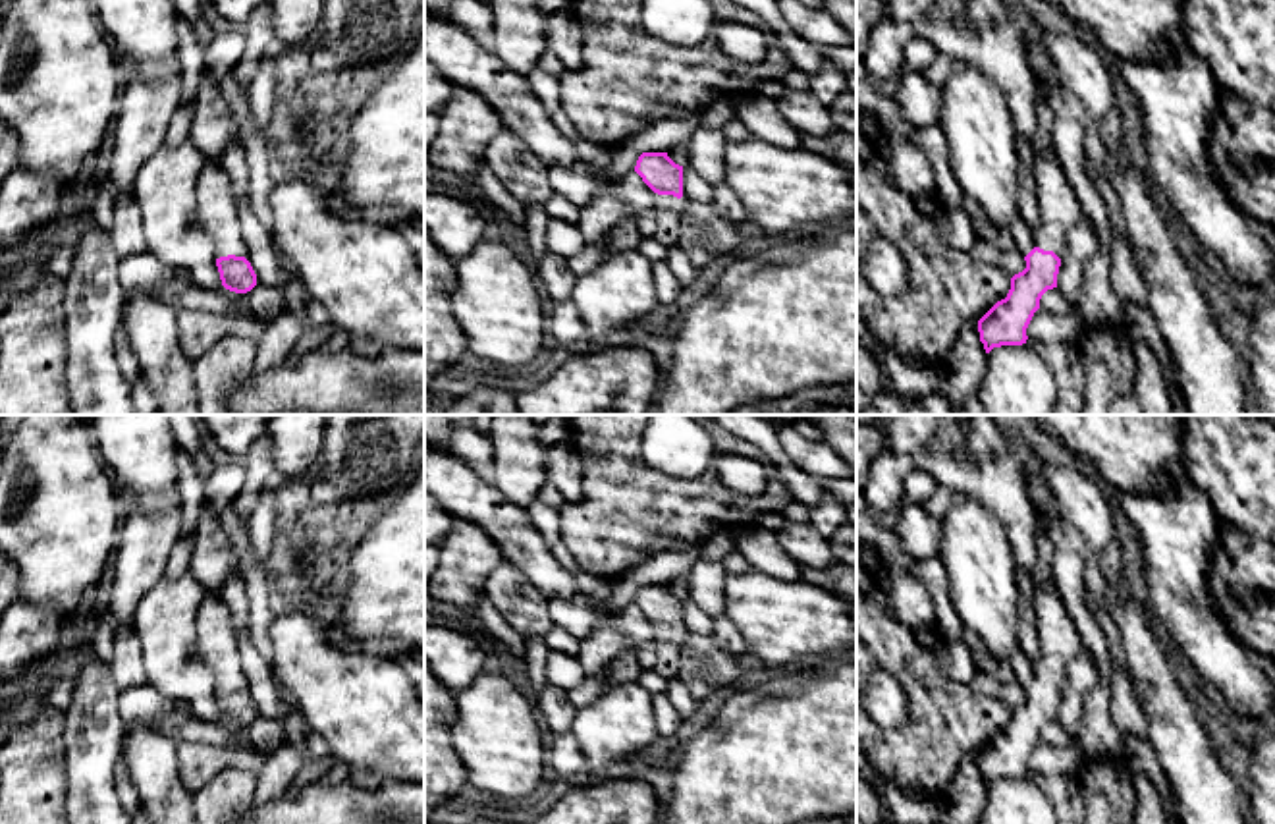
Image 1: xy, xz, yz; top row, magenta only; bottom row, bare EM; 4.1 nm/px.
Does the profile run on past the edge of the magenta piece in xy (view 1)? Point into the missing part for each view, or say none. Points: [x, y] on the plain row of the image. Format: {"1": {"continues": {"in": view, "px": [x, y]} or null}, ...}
{"1": {"continues": {"in": "xy", "px": [217, 637]}}}

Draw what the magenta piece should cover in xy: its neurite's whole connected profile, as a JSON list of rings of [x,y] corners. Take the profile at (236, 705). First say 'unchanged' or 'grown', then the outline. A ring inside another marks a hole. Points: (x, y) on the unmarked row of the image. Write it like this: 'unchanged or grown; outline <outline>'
grown; outline [[[210,591],[204,592],[197,612],[197,643],[204,664],[214,673],[222,718],[235,726],[249,726],[258,712],[243,673],[237,633],[228,604]]]

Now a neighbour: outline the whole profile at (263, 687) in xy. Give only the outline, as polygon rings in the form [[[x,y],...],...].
[[[249,627],[237,633],[237,641],[243,673],[247,677],[249,695],[257,706],[257,712],[282,722],[285,710],[280,702],[278,681],[272,673],[270,662],[266,662],[255,648]]]

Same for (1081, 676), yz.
[[[1084,646],[1080,654],[1069,662],[1065,681],[1067,689],[1061,691],[1057,722],[1069,733],[1069,747],[1076,749],[1082,755],[1078,735],[1084,699],[1099,685],[1096,660]]]

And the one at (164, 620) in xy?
[[[189,571],[179,579],[162,577],[137,604],[133,629],[141,641],[147,685],[203,720],[243,735],[247,726],[222,718],[214,673],[199,650],[197,612],[204,592]]]

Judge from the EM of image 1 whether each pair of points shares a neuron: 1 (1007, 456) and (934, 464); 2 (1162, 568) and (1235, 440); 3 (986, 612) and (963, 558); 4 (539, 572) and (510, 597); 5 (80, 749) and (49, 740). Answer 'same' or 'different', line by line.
1: same
2: different
3: same
4: different
5: different

